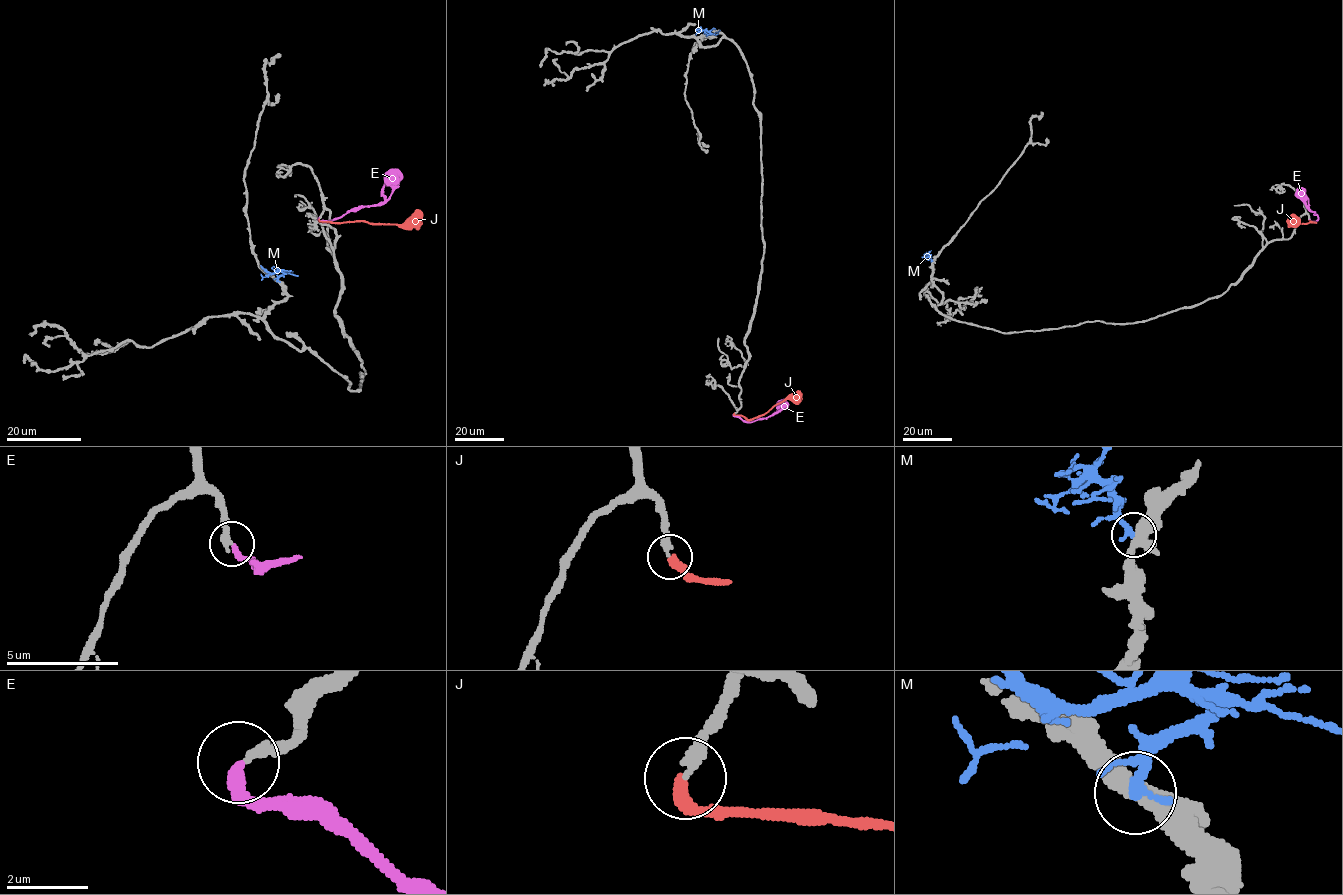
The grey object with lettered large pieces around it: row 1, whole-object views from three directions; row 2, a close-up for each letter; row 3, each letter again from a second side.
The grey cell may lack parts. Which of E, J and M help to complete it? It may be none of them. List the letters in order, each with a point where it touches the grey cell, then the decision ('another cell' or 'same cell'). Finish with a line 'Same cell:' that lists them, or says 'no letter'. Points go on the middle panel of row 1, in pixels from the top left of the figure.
E: meets grey at (733, 413); another cell
J: meets grey at (734, 413); same cell
M: meets grey at (706, 36); another cell
Same cell: J

